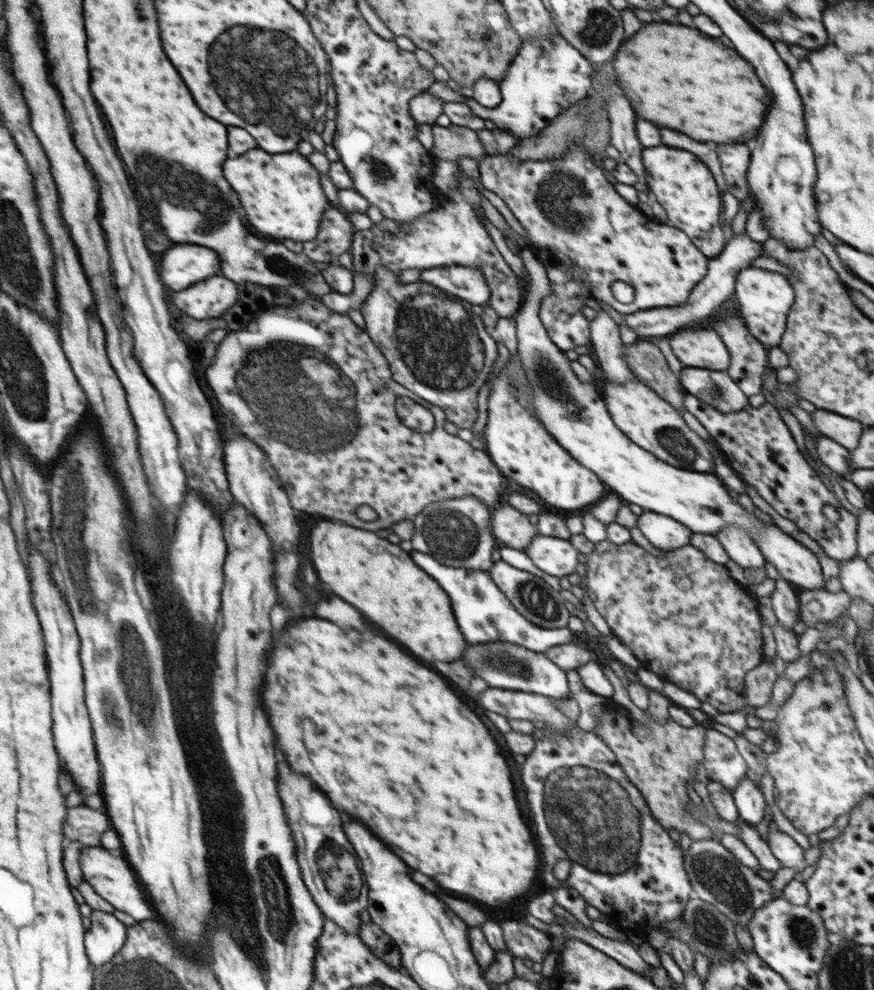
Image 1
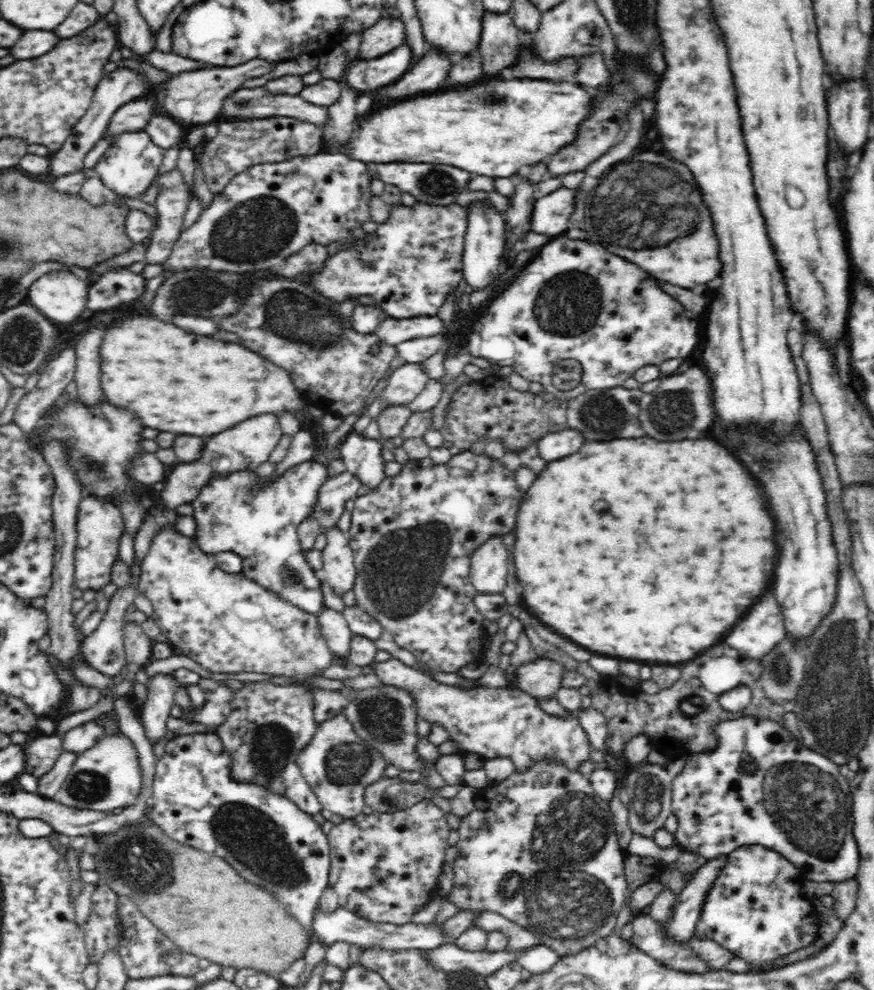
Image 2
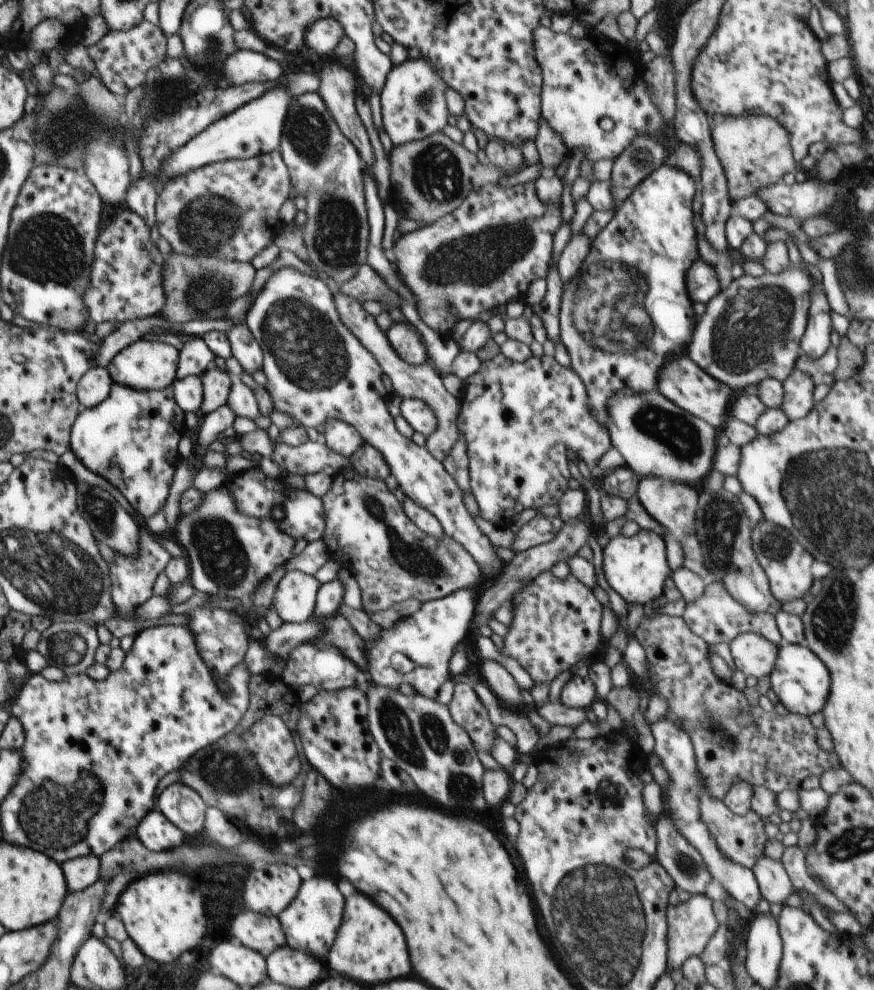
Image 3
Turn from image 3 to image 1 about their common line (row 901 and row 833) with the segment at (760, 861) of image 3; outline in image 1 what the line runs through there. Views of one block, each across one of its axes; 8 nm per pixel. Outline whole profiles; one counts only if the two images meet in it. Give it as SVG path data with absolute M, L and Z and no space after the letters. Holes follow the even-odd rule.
M768 830L768 844L772 854L784 867L794 869L794 874L798 877L805 869L806 861L804 849L790 837L778 830Z

